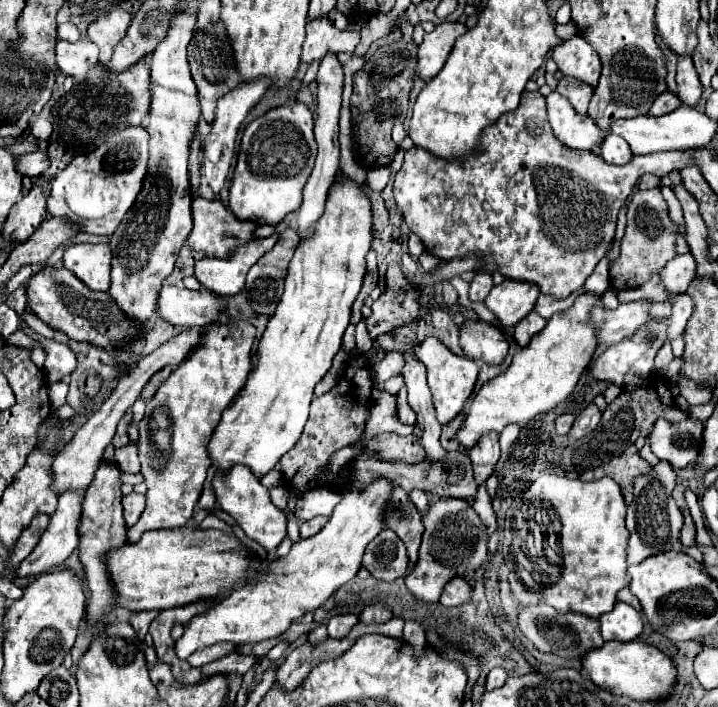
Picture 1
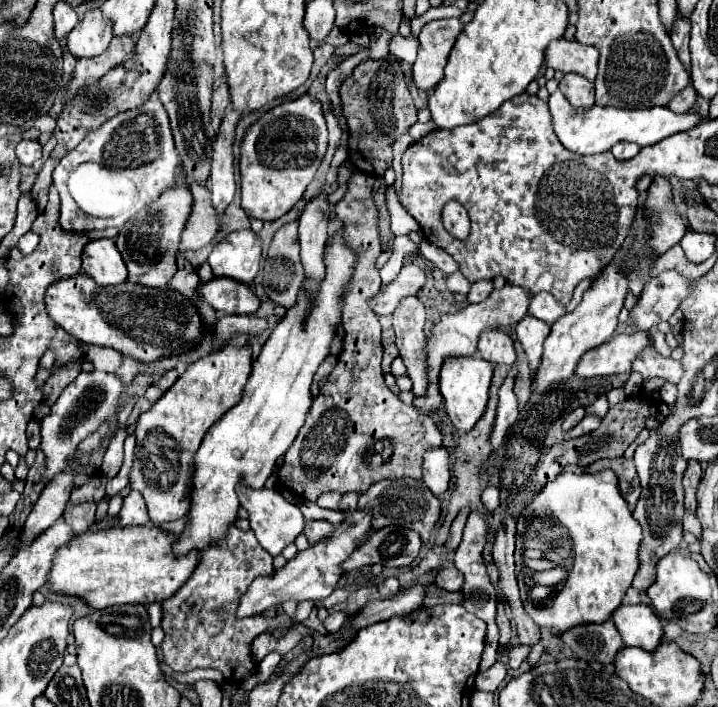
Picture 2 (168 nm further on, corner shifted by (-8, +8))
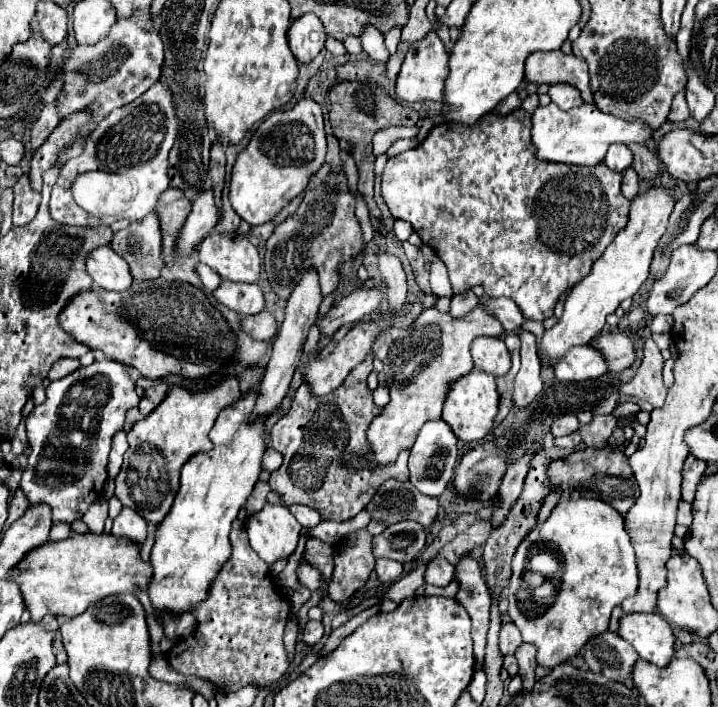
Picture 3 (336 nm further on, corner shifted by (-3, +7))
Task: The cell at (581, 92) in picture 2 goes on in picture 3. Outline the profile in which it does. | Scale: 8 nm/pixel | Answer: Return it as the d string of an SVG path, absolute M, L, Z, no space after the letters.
M553 84L549 88L549 96L551 96L551 102L555 102L561 110L571 110L583 104L579 90L573 86L565 86L565 84Z

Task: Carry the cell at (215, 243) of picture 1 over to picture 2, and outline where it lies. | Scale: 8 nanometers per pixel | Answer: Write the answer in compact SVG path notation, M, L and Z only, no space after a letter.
M190 185L190 189L194 195L194 209L182 233L182 241L180 241L182 253L210 245L216 239L222 225L222 215L214 211L210 191L202 185Z

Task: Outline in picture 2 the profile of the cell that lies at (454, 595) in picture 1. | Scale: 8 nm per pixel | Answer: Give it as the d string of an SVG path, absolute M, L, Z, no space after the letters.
M444 567L436 575L436 585L446 591L462 591L464 577L456 567Z

